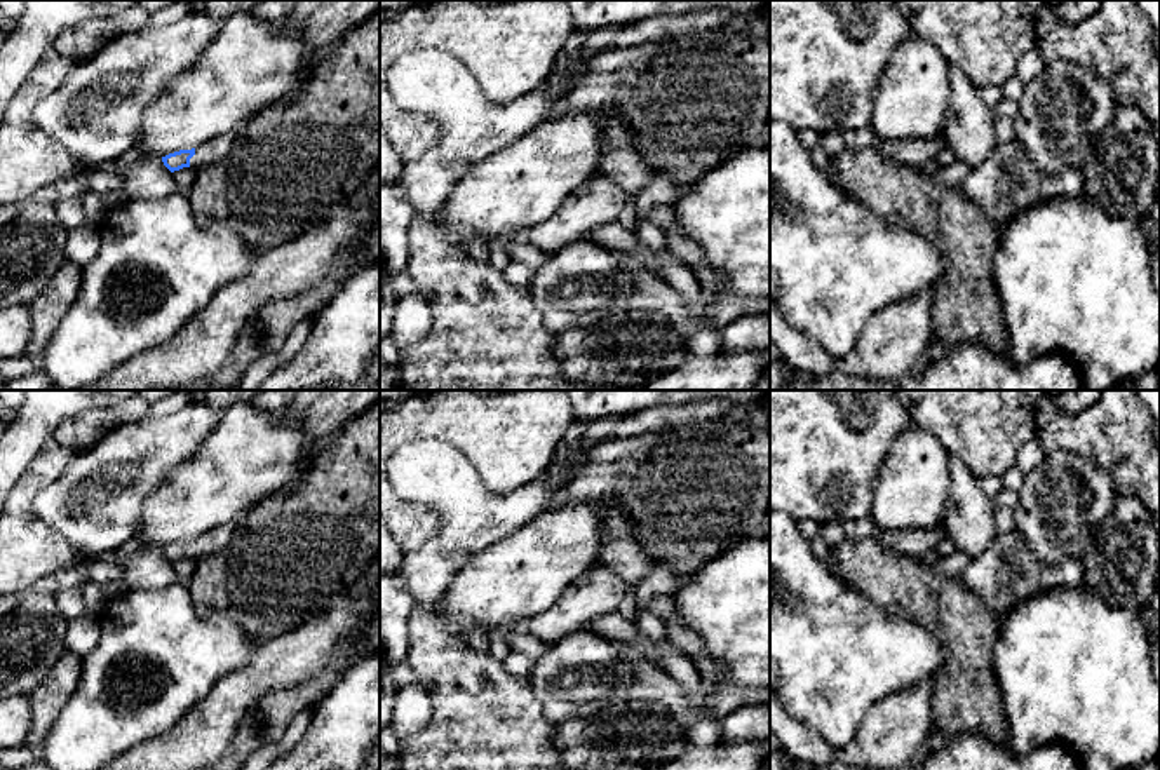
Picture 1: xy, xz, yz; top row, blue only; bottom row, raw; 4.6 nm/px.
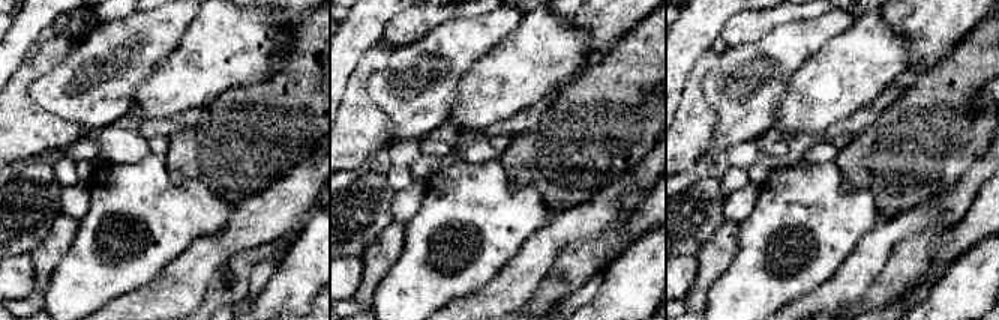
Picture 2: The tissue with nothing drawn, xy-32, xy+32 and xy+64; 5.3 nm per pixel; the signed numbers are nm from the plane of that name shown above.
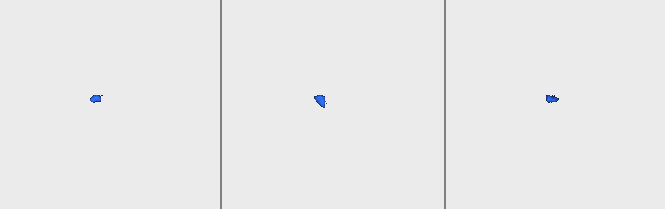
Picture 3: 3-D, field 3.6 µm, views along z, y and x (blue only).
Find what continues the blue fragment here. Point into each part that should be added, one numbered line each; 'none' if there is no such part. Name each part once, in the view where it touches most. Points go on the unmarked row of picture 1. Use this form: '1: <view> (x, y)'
1: xy (213, 540)

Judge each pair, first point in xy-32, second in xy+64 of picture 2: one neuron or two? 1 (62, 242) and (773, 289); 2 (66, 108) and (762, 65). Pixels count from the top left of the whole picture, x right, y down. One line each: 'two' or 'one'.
1: two
2: one

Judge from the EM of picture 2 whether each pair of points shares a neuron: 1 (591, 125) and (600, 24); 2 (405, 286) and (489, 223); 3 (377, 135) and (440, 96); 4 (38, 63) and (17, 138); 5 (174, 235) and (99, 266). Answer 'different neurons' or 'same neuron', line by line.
1: different neurons
2: same neuron
3: different neurons
4: same neuron
5: same neuron

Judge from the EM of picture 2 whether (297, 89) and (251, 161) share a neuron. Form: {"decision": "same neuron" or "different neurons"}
{"decision": "same neuron"}

